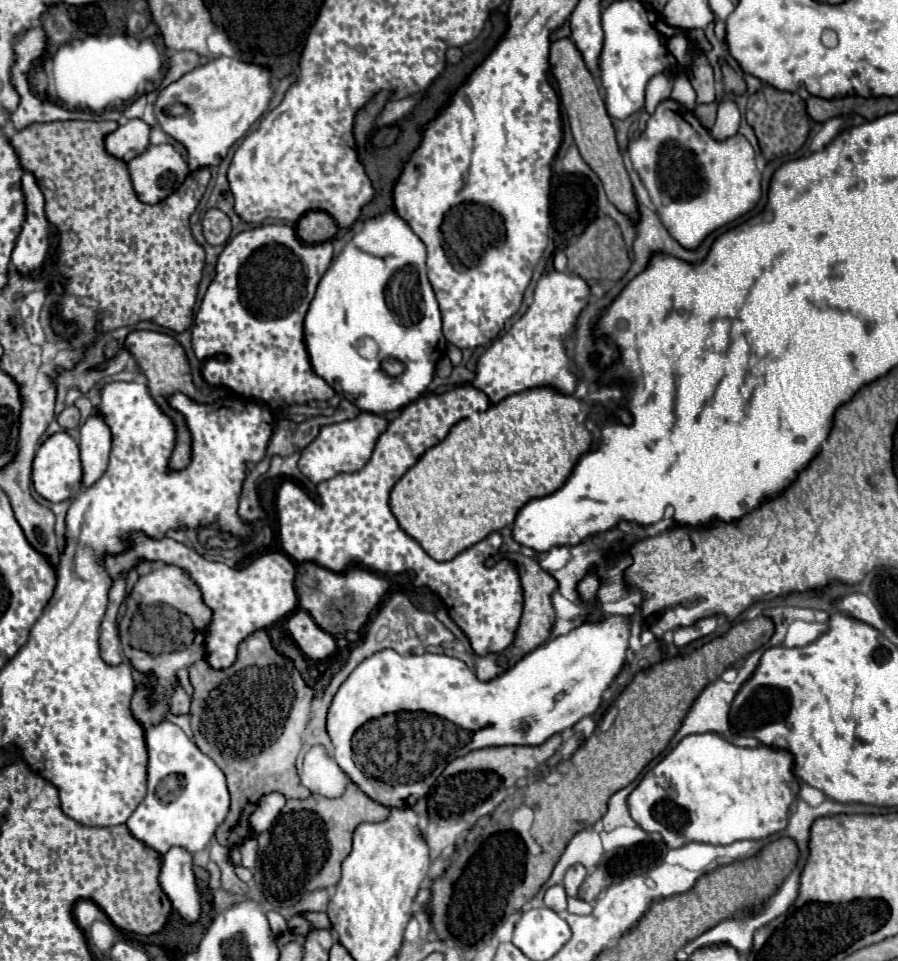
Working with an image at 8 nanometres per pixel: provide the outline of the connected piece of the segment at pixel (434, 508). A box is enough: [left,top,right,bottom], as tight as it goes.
[389,387,591,561]

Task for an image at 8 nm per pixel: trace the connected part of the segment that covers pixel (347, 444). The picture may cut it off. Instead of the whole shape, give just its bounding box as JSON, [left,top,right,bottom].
[299,413,387,483]

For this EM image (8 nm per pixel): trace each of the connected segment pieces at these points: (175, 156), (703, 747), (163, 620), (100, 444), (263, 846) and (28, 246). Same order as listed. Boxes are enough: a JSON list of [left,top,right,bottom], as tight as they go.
[[127,145,189,203],[627,733,799,849],[117,565,211,729],[79,413,111,487],[257,783,391,907],[11,173,51,275]]

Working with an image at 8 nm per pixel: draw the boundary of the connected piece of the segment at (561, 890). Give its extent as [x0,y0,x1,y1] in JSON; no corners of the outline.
[543,885,567,913]

